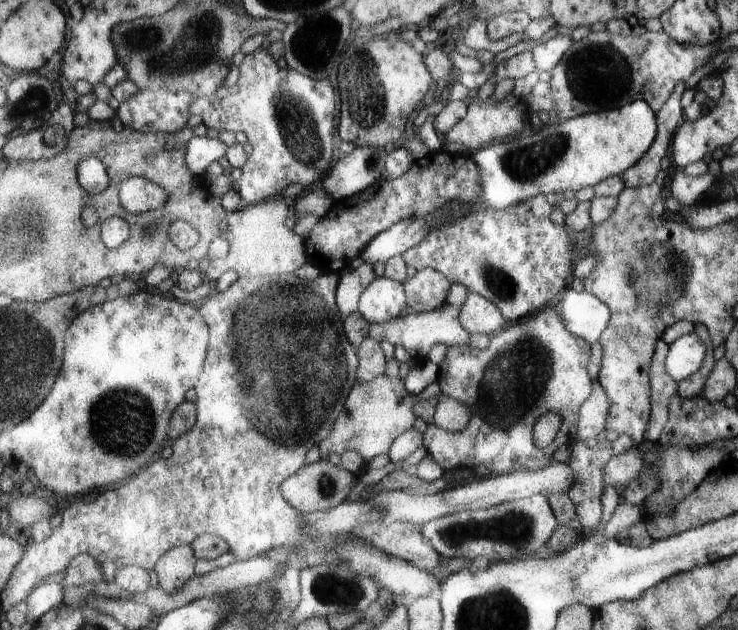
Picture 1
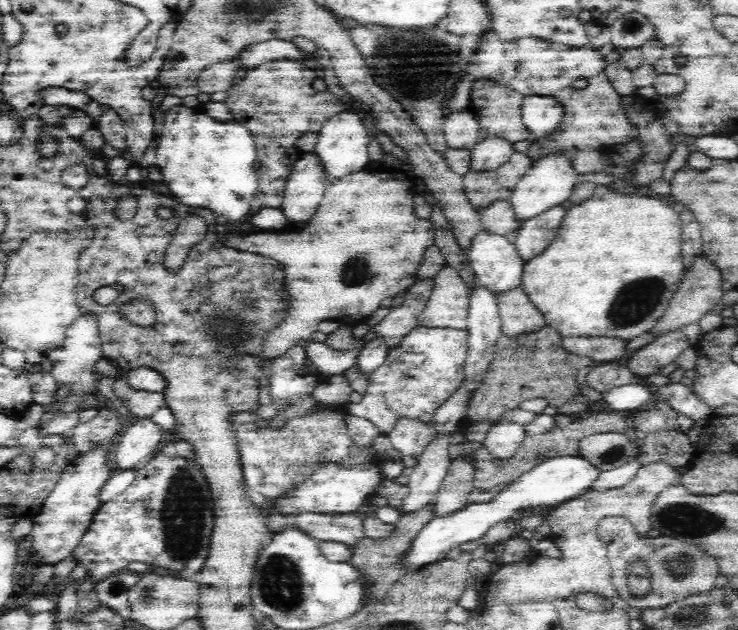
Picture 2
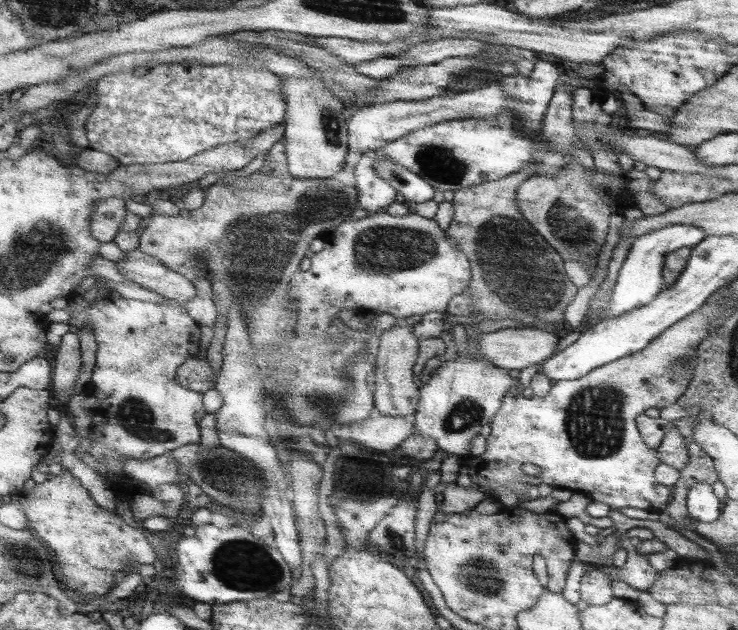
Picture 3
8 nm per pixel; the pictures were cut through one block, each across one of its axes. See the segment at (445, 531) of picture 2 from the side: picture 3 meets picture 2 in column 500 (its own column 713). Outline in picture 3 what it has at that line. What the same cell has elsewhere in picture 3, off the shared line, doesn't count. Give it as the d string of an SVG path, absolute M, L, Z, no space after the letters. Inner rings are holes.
M693 484L687 492L687 516L697 522L713 522L719 518L719 498L711 492L711 484Z

